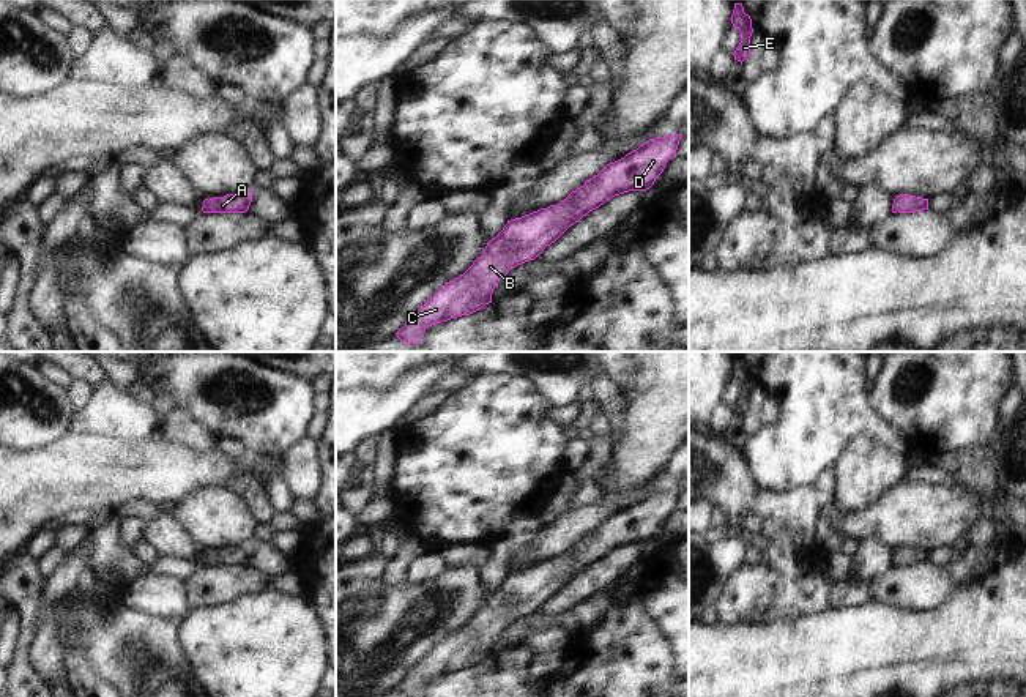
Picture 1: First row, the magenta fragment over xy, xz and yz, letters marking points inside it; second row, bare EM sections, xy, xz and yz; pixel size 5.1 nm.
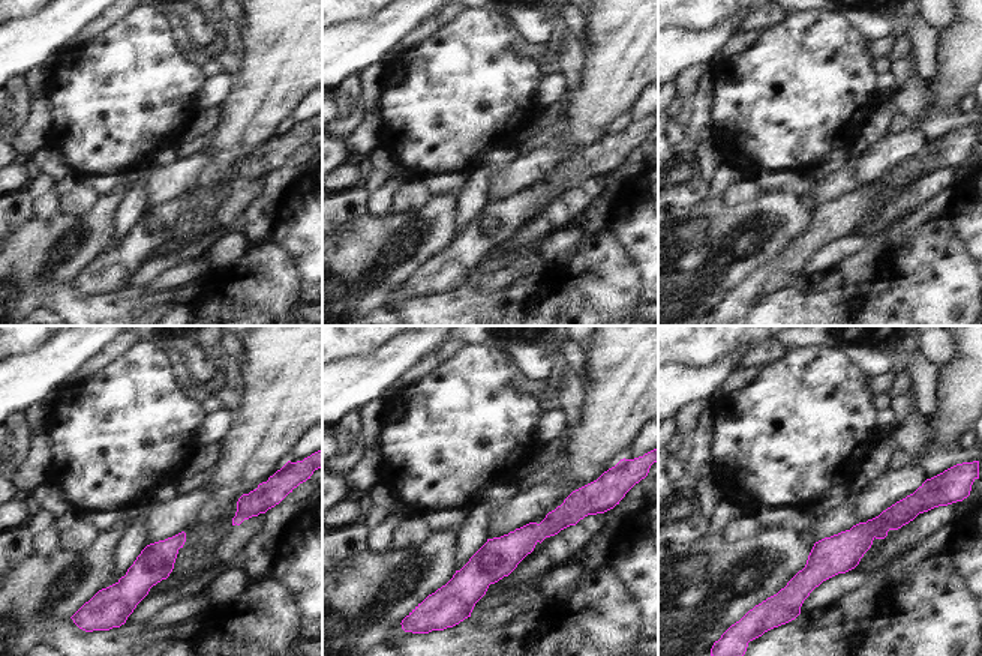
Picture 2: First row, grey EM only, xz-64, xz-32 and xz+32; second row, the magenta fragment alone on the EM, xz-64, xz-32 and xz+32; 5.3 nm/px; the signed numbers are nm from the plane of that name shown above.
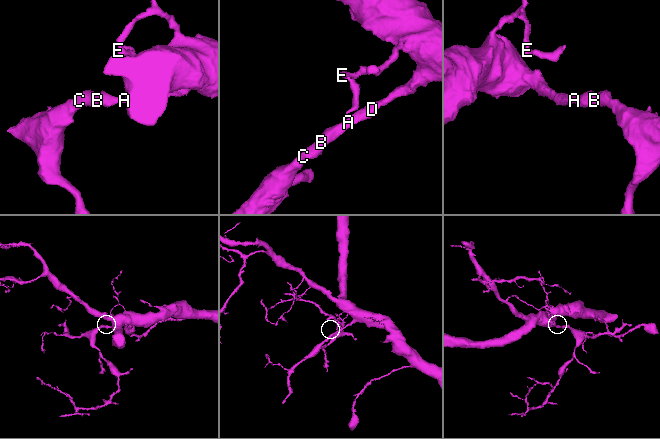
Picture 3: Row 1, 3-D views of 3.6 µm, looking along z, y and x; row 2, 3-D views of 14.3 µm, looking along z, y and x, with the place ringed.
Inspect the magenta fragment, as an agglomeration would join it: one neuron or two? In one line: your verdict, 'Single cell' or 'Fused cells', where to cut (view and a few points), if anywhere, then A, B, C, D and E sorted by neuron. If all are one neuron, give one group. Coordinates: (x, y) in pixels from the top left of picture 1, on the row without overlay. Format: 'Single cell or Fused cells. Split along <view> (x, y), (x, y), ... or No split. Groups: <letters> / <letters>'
Single cell. No split. Groups: A B C D E.

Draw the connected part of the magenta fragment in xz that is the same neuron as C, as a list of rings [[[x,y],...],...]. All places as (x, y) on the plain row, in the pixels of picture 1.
[[[681,487],[649,492],[607,517],[559,557],[507,574],[487,596],[482,609],[411,667],[396,689],[405,697],[419,697],[429,680],[470,669],[492,656],[493,642],[503,629],[517,618],[534,613],[589,565],[615,549],[649,542],[667,516],[676,511],[681,492]]]

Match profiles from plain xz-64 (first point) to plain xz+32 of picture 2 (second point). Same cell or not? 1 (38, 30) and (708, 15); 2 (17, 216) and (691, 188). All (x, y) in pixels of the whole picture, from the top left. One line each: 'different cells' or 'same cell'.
1: different cells
2: same cell

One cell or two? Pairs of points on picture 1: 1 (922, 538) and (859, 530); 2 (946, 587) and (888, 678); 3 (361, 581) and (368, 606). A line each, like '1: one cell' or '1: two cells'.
1: one cell
2: two cells
3: two cells

